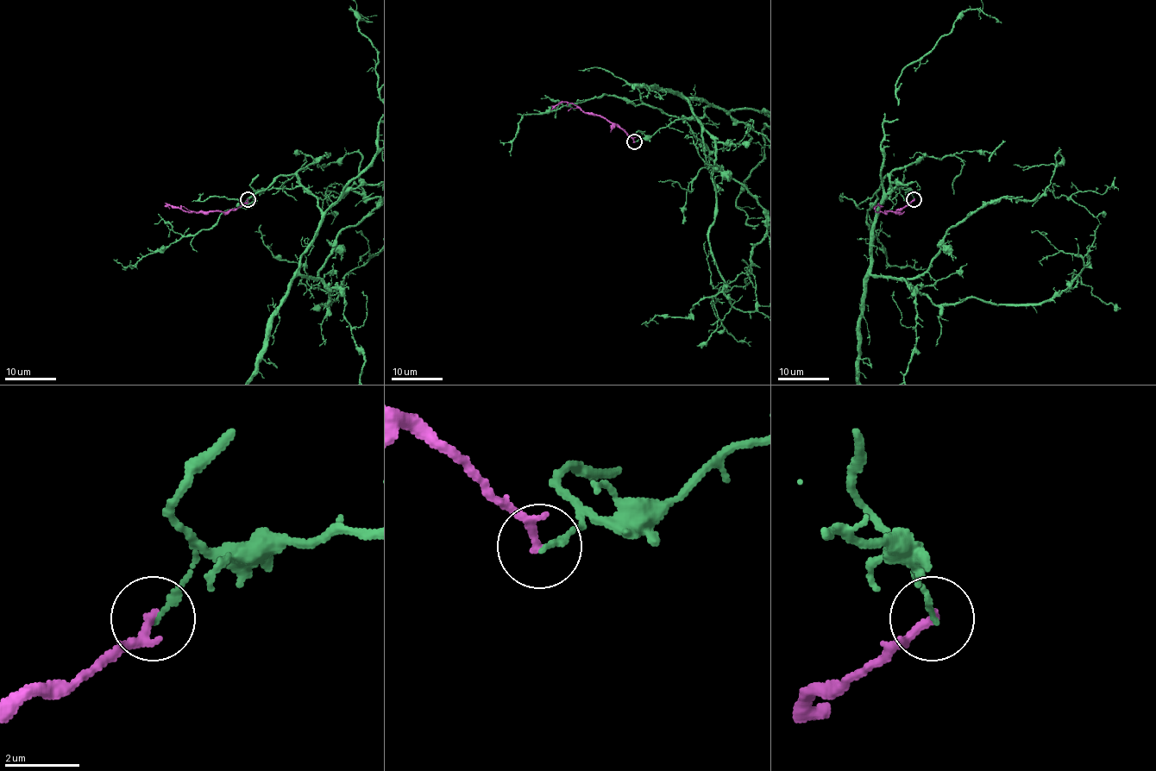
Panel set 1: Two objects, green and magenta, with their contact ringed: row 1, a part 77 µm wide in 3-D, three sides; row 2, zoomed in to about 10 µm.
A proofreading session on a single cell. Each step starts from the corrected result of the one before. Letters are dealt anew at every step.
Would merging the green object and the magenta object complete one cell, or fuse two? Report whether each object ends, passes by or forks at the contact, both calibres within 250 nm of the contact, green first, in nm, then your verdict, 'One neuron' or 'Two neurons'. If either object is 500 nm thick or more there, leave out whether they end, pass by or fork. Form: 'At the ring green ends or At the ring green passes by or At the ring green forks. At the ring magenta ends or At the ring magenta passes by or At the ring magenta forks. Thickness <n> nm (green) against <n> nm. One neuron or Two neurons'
At the ring green ends. At the ring magenta ends. Thickness 140 nm (green) against 240 nm. Two neurons

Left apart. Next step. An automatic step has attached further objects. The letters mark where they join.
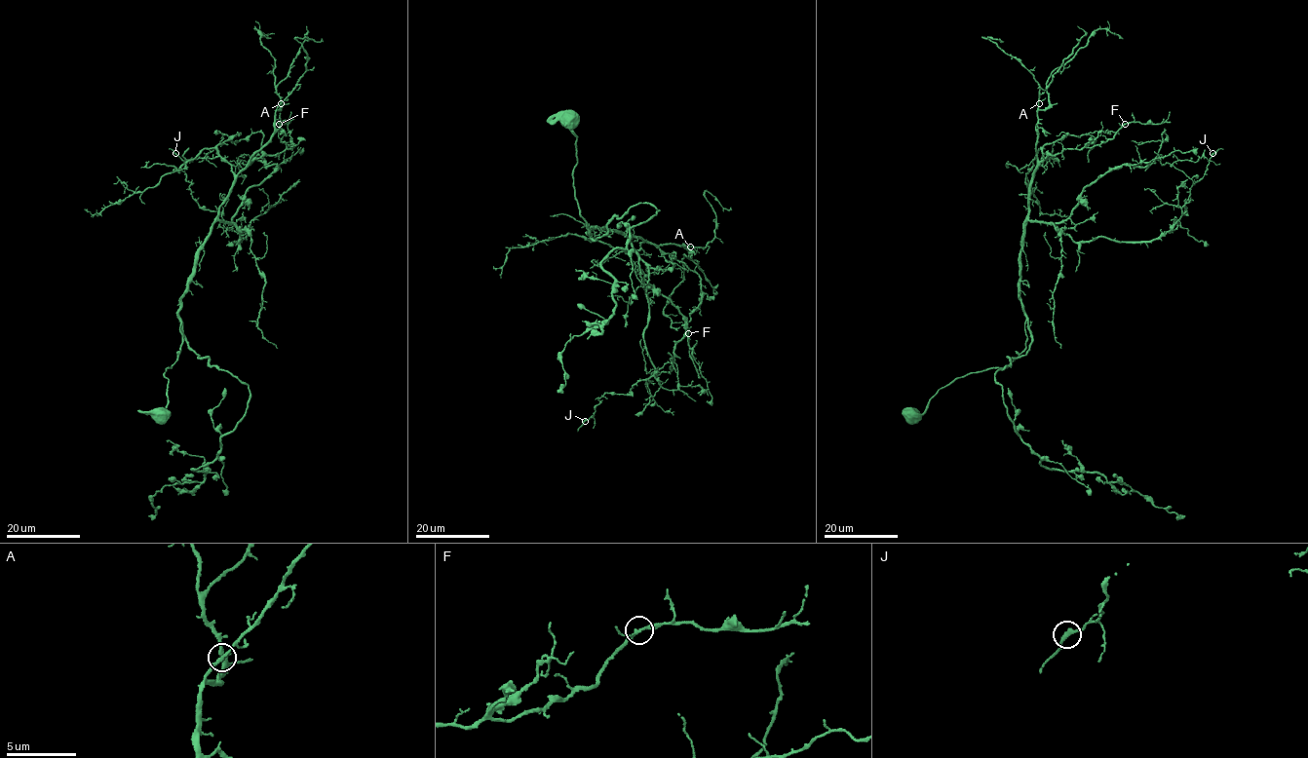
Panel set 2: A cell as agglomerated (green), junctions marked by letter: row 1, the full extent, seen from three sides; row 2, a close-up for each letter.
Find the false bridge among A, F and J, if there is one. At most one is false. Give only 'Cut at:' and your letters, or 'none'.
Cut at: none

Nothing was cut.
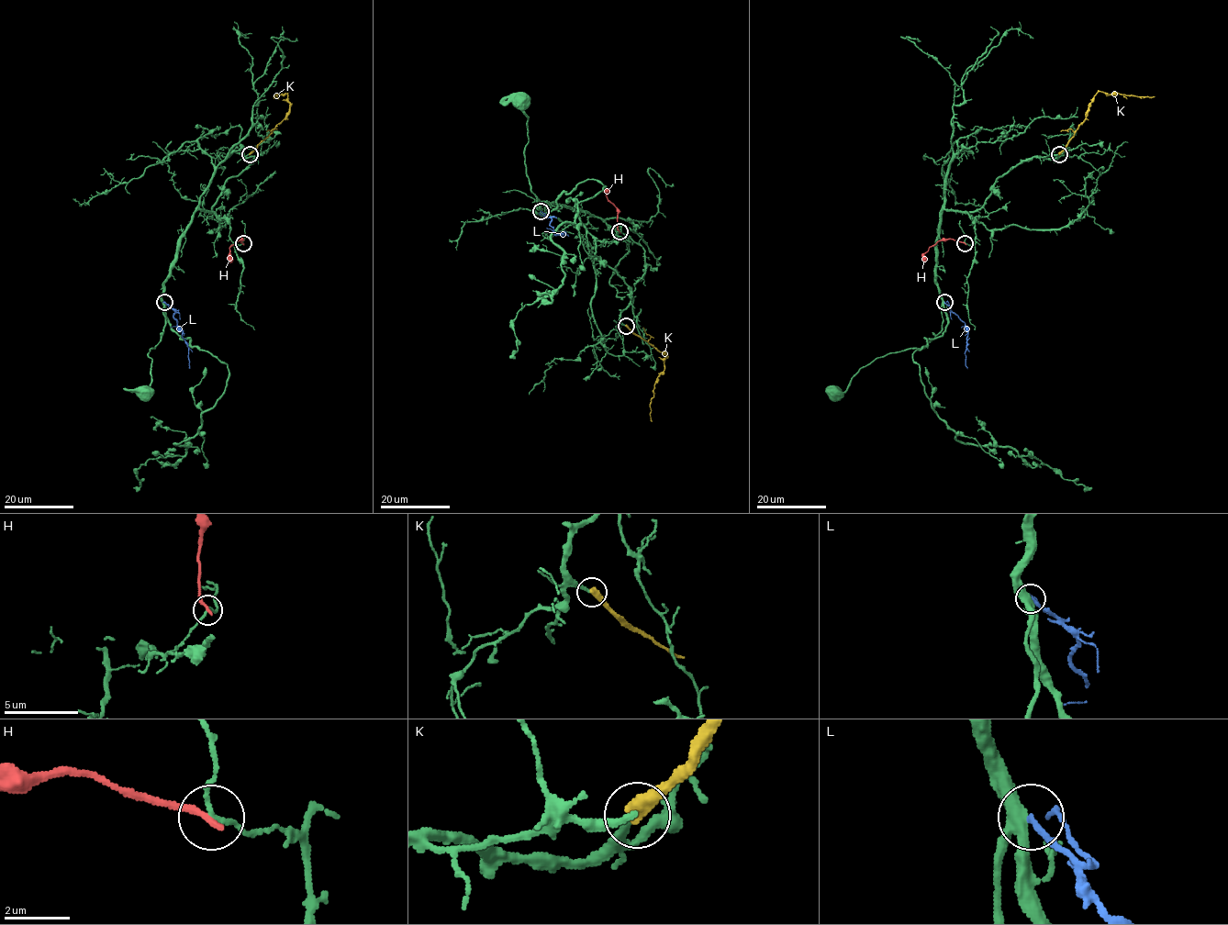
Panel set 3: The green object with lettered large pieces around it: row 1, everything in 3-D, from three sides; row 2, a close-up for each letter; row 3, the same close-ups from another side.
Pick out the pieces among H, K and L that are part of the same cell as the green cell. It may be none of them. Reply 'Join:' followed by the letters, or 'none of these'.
Join: K, L

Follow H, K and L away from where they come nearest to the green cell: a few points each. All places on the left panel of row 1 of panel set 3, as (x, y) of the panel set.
H: (243, 243), (240, 239), (229, 248), (230, 262)
K: (249, 154), (288, 112), (288, 92), (275, 96)
L: (164, 302), (174, 311), (173, 318), (188, 348), (189, 368)

